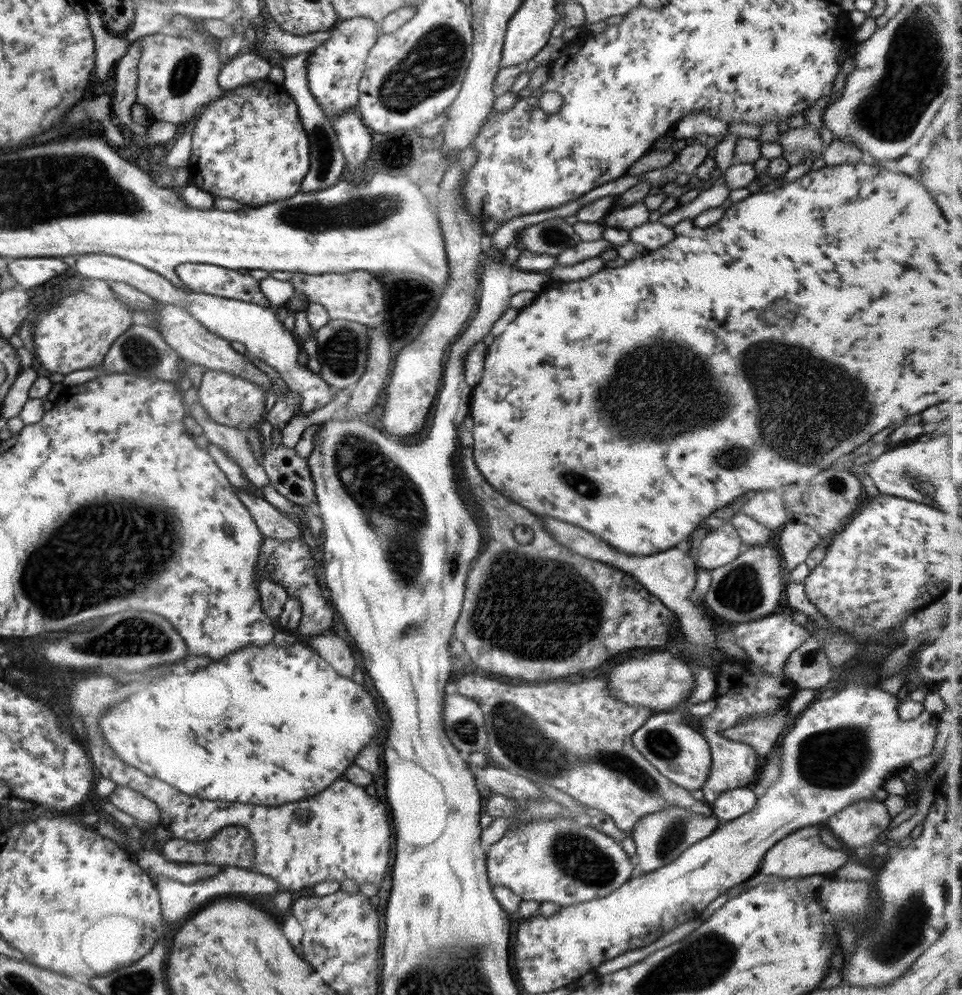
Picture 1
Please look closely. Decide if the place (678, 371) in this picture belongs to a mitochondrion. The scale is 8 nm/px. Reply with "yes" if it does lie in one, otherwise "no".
yes

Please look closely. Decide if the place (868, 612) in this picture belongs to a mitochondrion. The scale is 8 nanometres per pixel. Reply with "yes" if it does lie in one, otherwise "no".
no

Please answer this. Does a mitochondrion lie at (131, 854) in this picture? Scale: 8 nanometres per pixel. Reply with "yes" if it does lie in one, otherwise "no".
no

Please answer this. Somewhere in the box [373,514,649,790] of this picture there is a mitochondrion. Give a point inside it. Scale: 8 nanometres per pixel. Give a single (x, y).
(487, 621)

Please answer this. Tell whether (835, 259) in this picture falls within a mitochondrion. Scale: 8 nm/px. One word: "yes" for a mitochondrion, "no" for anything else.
no

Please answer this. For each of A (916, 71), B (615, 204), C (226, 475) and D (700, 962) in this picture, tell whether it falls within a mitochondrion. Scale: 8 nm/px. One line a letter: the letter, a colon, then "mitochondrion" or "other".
A: mitochondrion
B: other
C: other
D: mitochondrion

